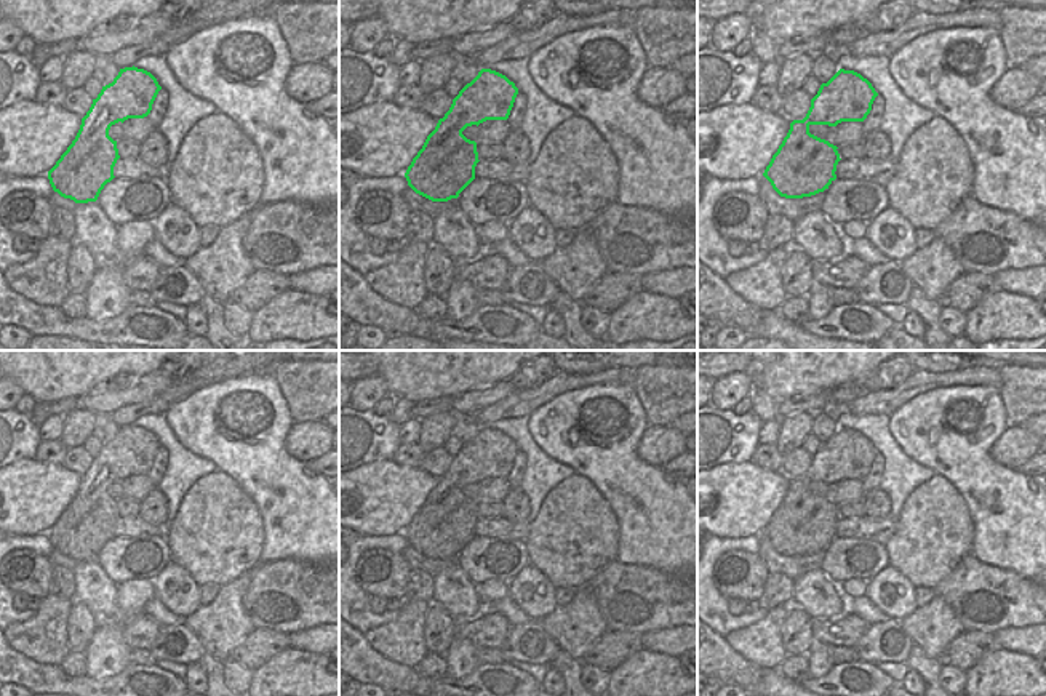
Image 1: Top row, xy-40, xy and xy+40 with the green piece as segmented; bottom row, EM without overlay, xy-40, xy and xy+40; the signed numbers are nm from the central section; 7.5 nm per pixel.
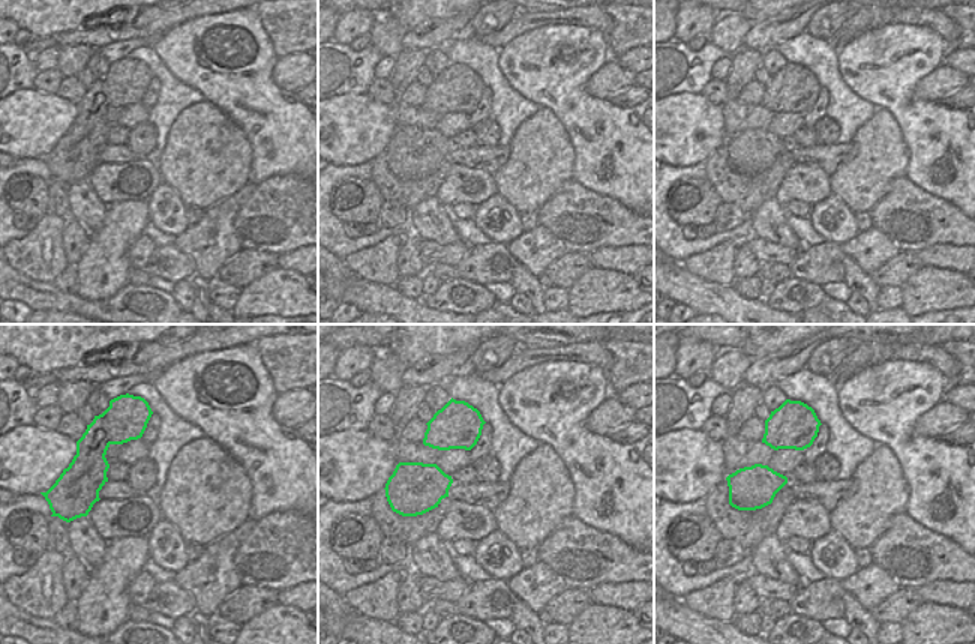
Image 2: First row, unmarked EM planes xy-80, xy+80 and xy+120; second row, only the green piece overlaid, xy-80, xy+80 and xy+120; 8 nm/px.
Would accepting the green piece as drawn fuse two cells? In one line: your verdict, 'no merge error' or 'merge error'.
no merge error

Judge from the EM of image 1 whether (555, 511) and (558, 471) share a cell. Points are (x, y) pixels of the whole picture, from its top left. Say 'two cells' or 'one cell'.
two cells

